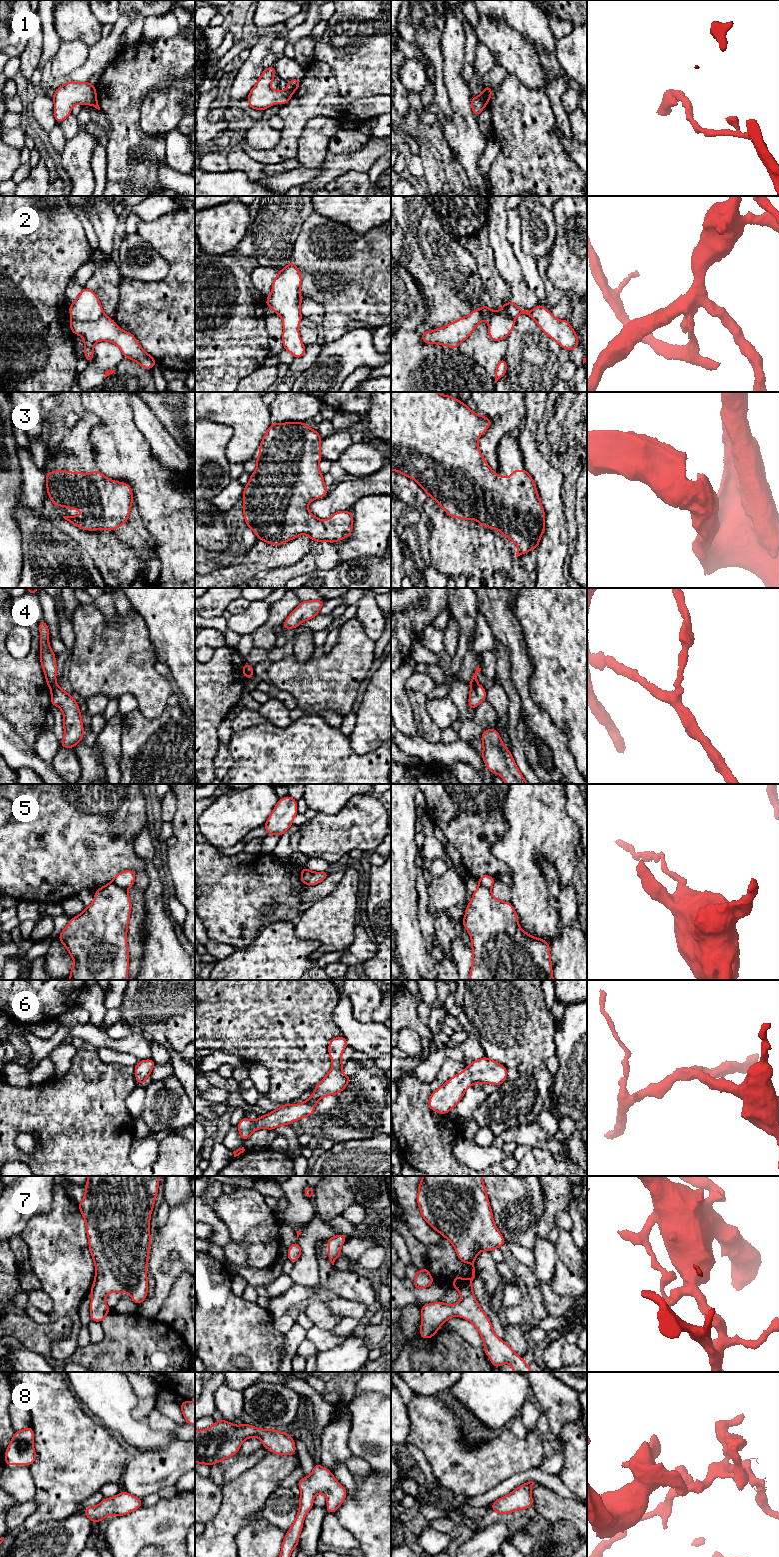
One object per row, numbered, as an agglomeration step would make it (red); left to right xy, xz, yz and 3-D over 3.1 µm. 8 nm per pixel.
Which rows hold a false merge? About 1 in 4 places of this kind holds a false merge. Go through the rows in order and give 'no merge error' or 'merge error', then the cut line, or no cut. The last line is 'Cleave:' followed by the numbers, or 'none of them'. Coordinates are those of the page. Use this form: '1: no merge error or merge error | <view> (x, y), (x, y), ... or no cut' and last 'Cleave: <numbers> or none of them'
1: merge error | yz (480, 95), (486, 104)
2: merge error | xy (103, 313), (97, 319), (90, 321), (78, 321), (71, 318)
3: no merge error | no cut
4: merge error | xy (56, 684), (50, 688)
5: merge error | xy (112, 881), (126, 890)
6: no merge error | no cut
7: no merge error | no cut
8: no merge error | no cut
Cleave: 1, 2, 4, 5

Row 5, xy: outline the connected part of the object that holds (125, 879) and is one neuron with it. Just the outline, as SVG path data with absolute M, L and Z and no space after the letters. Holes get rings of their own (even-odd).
M124 870L124 871L118 873L114 877L112 882L116 886L127 890L133 886L133 884L135 882L135 876L136 876L136 872L134 872L132 870Z

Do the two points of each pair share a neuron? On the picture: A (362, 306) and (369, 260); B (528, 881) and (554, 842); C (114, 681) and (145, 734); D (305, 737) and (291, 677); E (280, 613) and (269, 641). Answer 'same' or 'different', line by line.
A: same
B: same
C: different
D: different
E: same

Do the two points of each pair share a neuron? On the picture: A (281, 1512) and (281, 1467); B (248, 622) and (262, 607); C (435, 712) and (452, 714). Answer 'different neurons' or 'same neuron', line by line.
A: different neurons
B: same neuron
C: same neuron

